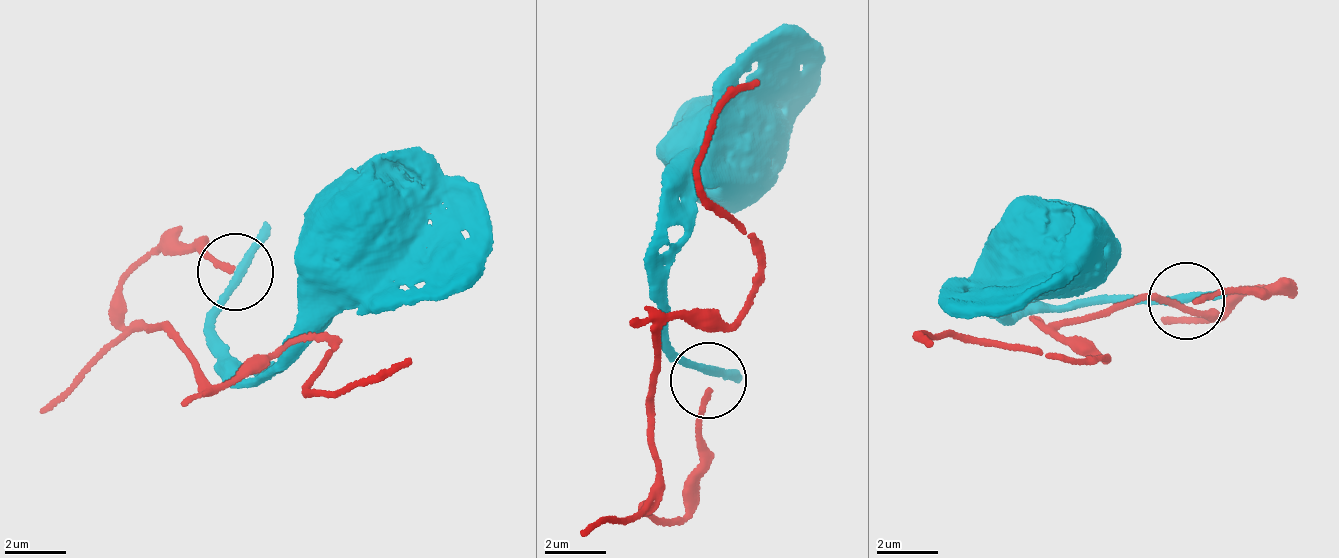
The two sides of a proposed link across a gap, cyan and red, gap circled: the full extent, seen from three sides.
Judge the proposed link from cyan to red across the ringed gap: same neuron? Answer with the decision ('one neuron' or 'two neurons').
two neurons

